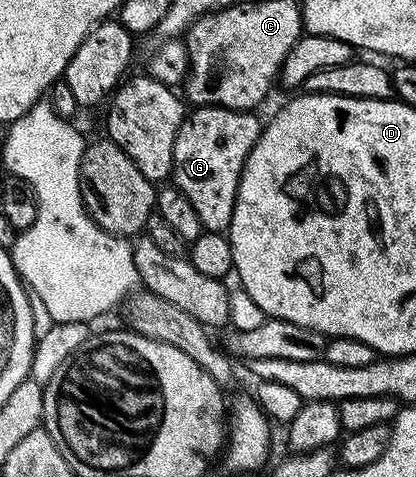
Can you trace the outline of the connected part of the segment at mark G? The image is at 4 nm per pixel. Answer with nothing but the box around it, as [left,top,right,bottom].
[171,106,263,232]

